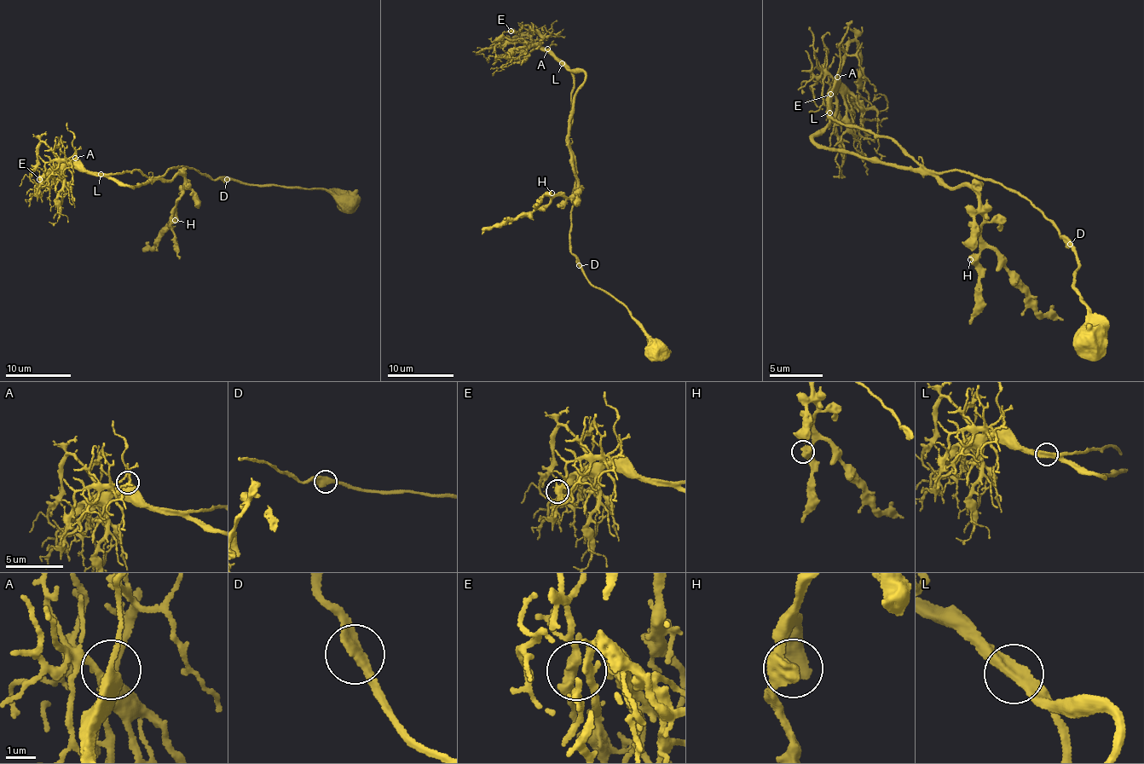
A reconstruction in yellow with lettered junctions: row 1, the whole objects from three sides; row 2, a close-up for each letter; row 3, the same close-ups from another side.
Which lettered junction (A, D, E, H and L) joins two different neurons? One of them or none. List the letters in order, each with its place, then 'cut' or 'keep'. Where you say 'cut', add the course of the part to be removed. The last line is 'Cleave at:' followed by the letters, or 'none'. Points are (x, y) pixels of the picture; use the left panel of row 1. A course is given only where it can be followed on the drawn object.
A: (75, 158) | keep
D: (227, 179) | keep
E: (39, 179) | keep
H: (175, 220) | keep
L: (101, 174) | keep
Cleave at: none

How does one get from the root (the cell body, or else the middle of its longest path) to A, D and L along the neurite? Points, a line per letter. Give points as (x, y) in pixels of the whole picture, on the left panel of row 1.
A: (349, 200), (319, 188), (214, 179), (180, 166), (152, 177), (133, 170), (120, 174), (95, 174), (75, 158)
D: (349, 200), (319, 188), (242, 184), (227, 179)
L: (349, 200), (319, 188), (214, 179), (180, 166), (152, 177), (133, 170), (101, 175)

